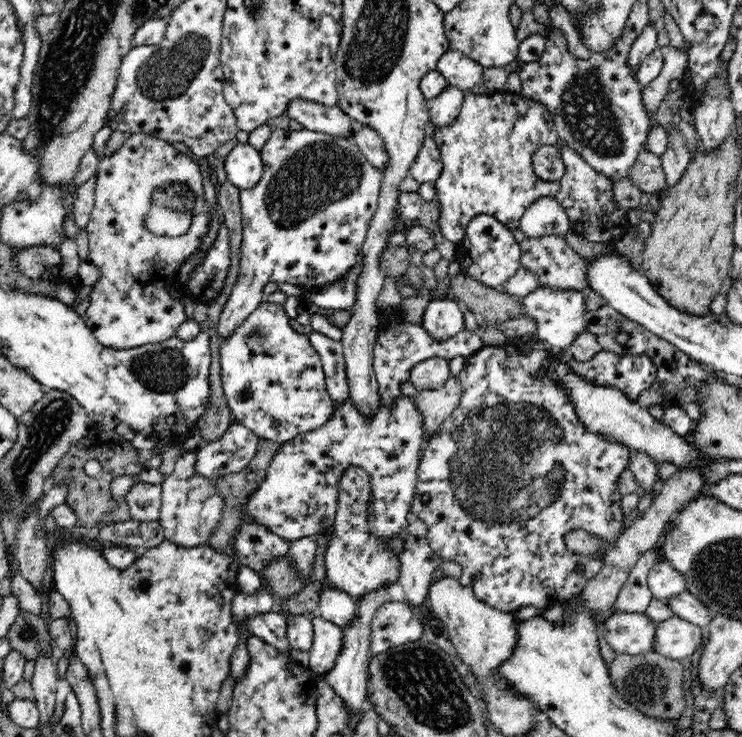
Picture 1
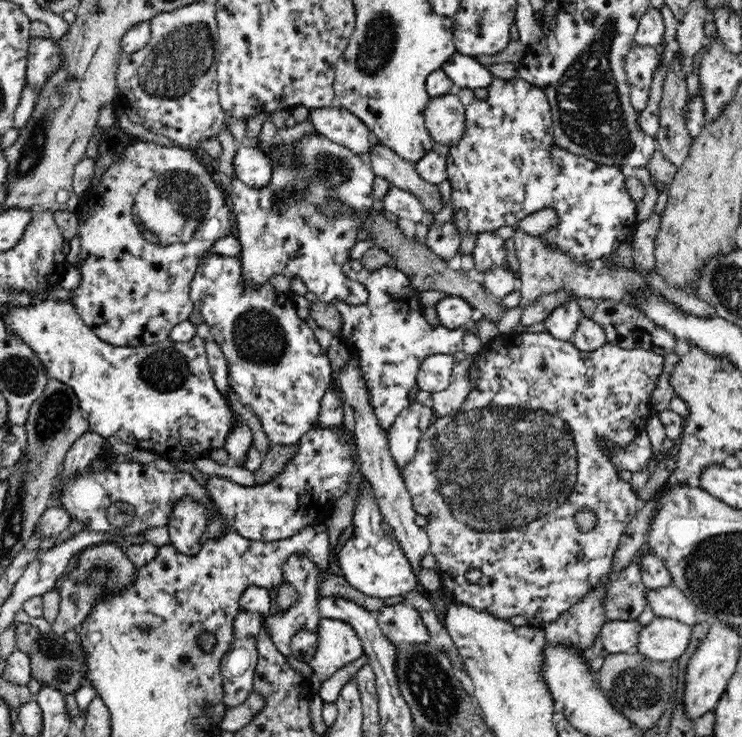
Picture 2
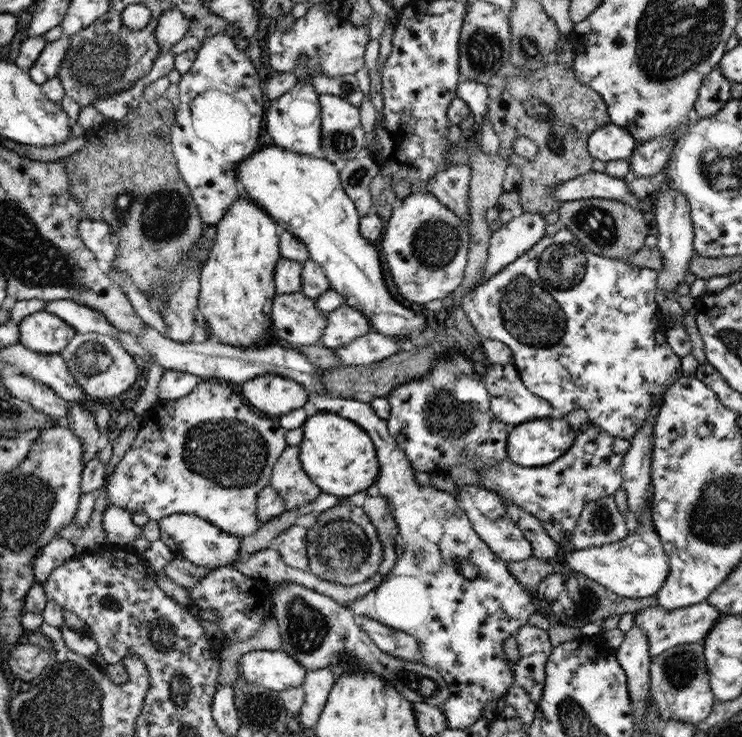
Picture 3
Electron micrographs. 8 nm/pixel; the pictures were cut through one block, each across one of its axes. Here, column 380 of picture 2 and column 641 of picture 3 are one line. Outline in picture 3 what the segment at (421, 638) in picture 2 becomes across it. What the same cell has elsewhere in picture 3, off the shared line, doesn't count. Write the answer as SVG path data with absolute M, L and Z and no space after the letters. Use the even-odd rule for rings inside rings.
M706 600L699 602L700 604L692 604L688 608L680 608L680 610L664 610L662 606L654 606L652 608L644 608L639 610L633 617L634 624L637 624L647 634L650 654L652 657L658 656L661 652L667 651L668 648L678 646L679 644L690 644L704 640L716 621L726 616L720 613L716 607L707 603Z

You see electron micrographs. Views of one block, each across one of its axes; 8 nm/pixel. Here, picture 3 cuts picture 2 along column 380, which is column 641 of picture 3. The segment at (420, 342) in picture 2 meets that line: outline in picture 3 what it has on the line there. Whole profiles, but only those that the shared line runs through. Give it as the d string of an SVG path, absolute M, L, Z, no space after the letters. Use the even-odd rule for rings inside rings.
M561 228L554 235L545 235L530 250L524 252L515 262L502 267L487 282L480 283L474 287L465 298L462 299L461 307L466 312L474 330L482 340L498 340L506 344L513 352L513 363L519 378L523 380L525 388L532 394L546 400L552 406L552 418L566 418L572 410L582 408L588 413L589 420L603 431L609 432L616 438L631 440L642 428L643 422L648 418L652 405L665 396L668 388L678 380L681 375L680 358L674 354L672 348L666 343L666 332L662 322L663 313L656 303L658 273L651 268L638 268L626 260L612 259L598 254L592 254L576 236L566 228Z

